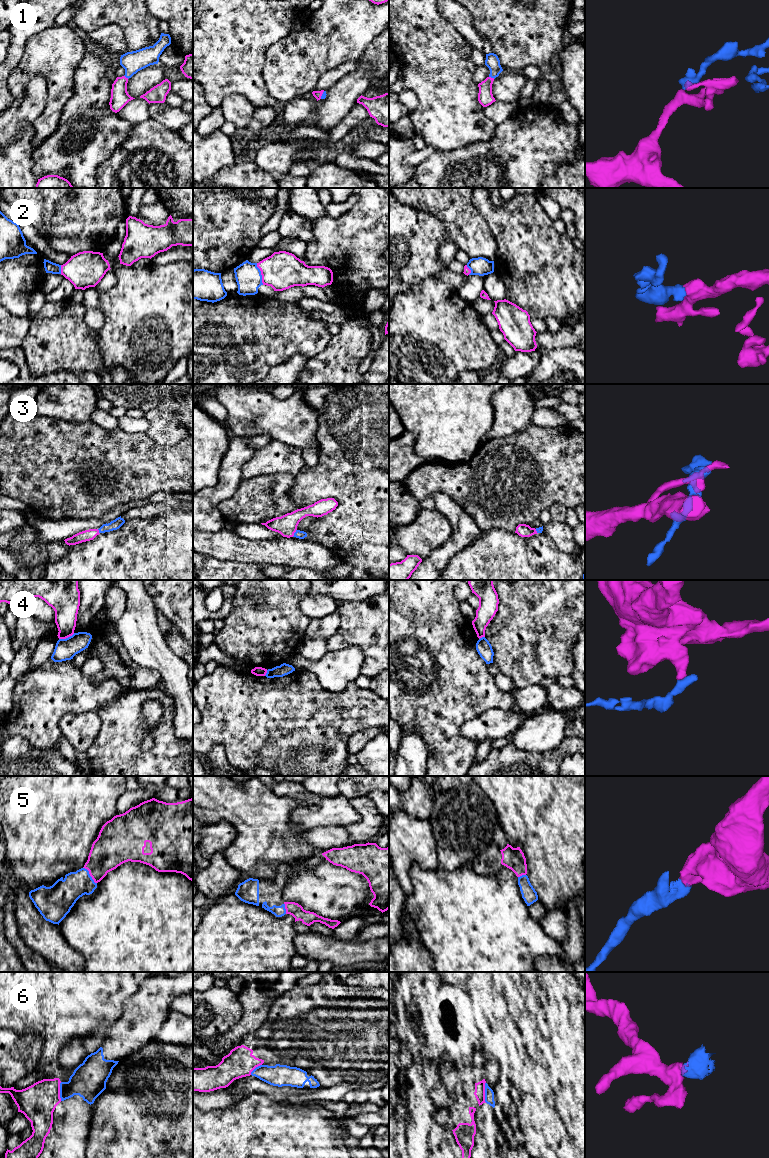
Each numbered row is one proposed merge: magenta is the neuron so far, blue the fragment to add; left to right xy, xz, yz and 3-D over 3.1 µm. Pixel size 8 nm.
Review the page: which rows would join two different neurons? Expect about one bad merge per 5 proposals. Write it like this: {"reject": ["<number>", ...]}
{"reject": ["4", "6"]}

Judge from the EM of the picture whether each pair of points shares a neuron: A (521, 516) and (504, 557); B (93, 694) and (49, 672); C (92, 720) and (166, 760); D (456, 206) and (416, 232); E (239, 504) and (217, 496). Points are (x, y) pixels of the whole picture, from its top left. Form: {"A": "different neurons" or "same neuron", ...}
{"A": "different neurons", "B": "same neuron", "C": "different neurons", "D": "different neurons", "E": "different neurons"}

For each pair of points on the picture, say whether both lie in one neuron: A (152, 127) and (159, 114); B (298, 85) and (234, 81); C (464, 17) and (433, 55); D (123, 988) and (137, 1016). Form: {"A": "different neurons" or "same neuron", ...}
{"A": "different neurons", "B": "different neurons", "C": "different neurons", "D": "different neurons"}

